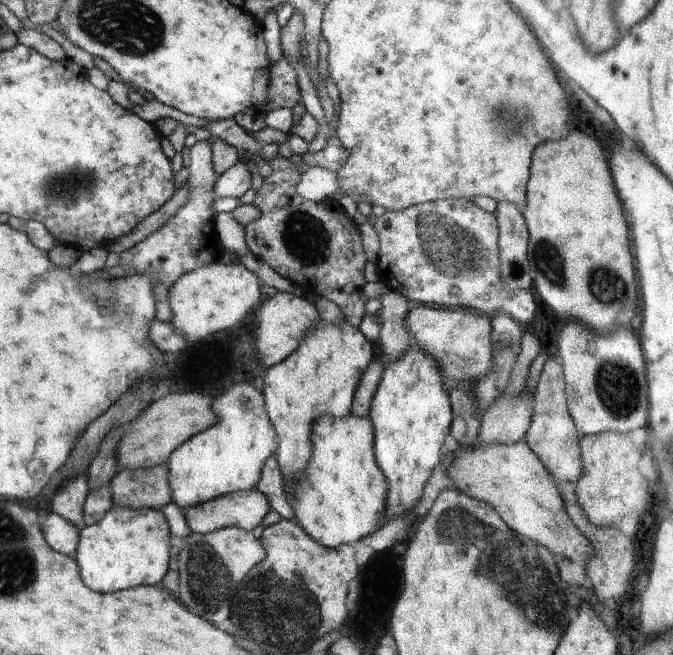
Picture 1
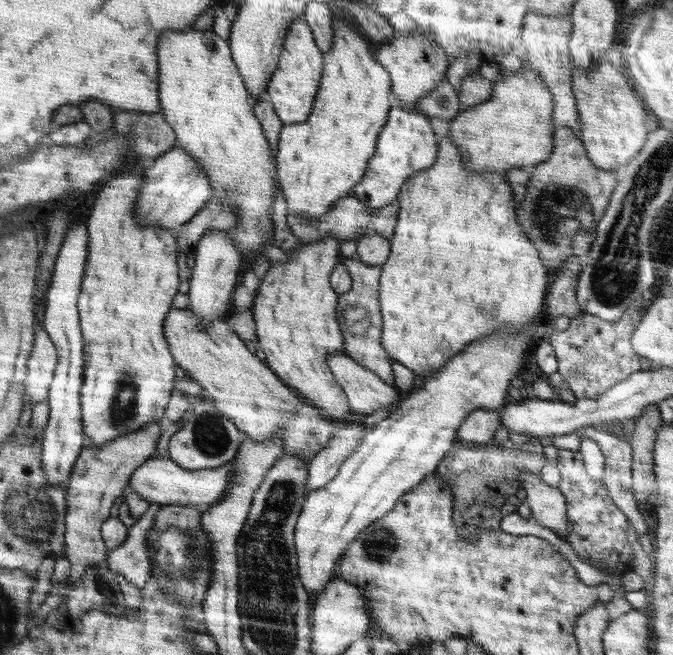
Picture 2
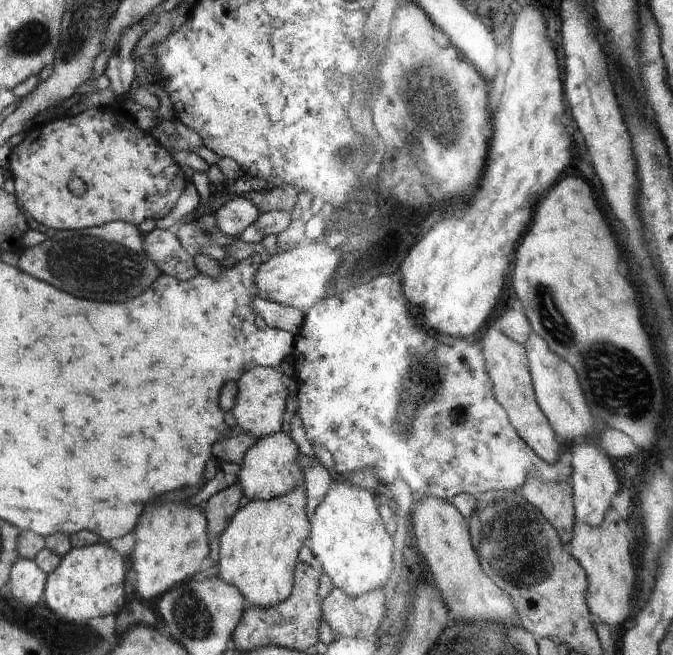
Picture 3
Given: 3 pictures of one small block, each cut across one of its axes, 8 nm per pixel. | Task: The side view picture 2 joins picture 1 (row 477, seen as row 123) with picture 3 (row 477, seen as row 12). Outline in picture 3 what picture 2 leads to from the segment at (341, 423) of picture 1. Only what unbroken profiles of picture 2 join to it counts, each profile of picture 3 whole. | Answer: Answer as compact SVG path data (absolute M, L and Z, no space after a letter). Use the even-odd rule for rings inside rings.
M334 476L335 482L333 486L330 487L330 490L326 493L326 496L324 497L324 500L316 507L316 510L314 511L314 514L312 515L312 518L309 518L311 527L310 527L310 534L308 538L308 546L311 549L311 552L313 556L320 562L321 567L320 570L324 573L326 573L330 580L332 581L332 584L336 588L339 588L340 590L343 590L348 596L351 597L359 597L366 593L371 593L371 590L374 589L382 589L384 588L390 572L392 570L392 551L393 551L393 545L392 545L392 537L388 534L388 531L385 529L385 524L383 523L382 517L380 516L379 510L377 509L377 498L375 497L375 494L369 491L367 488L357 486L356 484L345 482L345 481L338 481L337 476Z

